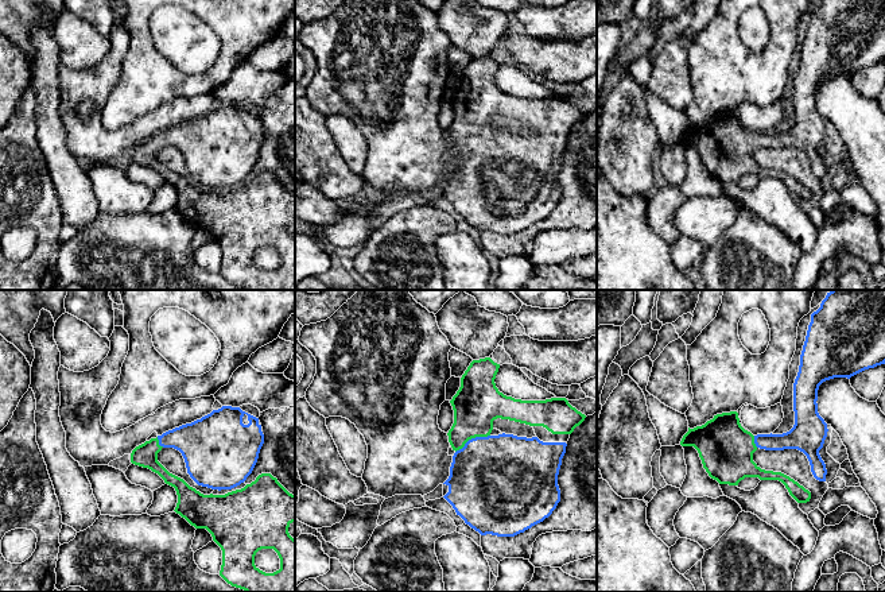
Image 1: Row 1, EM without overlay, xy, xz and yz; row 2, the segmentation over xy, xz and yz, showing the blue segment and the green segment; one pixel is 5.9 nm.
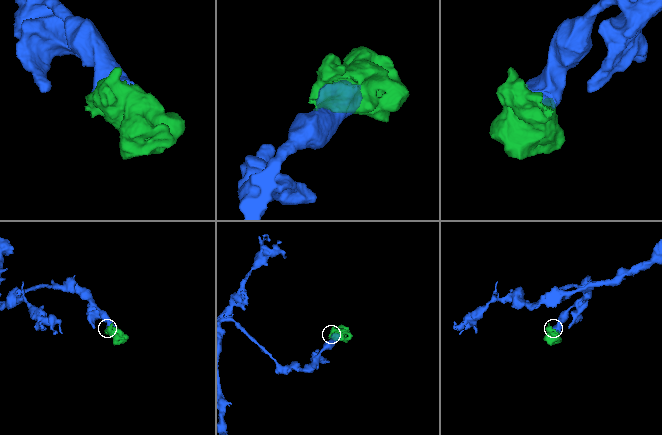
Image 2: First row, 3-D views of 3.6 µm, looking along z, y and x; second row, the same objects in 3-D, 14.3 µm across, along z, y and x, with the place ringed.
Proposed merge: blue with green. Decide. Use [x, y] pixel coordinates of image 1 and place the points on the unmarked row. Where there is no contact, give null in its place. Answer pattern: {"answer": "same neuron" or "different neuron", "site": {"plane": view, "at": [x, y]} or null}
{"answer": "same neuron", "site": {"plane": "xz", "at": [472, 136]}}

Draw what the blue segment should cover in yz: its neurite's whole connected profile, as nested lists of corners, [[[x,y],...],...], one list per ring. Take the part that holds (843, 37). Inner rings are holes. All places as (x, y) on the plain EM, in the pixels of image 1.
[[[822,0],[811,12],[793,81],[795,123],[783,132],[754,134],[756,144],[803,150],[814,175],[826,179],[819,148],[828,127],[818,111],[819,84],[881,62],[885,62],[885,0]]]

